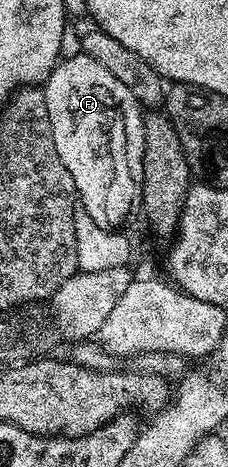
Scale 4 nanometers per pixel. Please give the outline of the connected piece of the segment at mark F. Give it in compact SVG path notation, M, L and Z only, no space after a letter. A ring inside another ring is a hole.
M84 52L61 58L57 67L51 72L49 79L43 83L47 100L47 116L51 120L51 132L55 140L55 152L59 152L59 160L63 160L63 168L71 172L71 180L75 180L80 209L95 220L105 230L121 228L129 218L129 213L138 209L143 184L143 128L145 114L137 97L103 64L91 60Z

